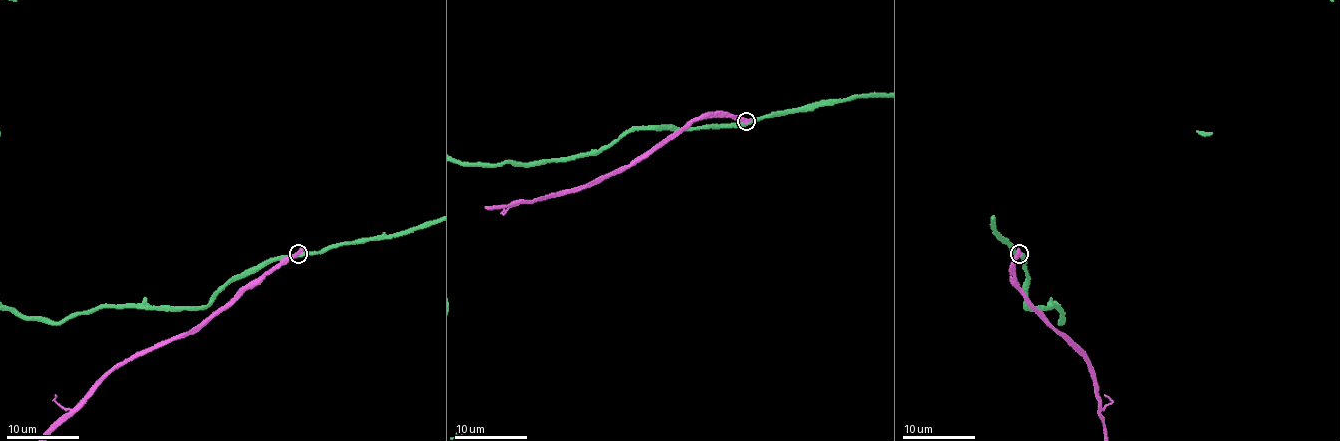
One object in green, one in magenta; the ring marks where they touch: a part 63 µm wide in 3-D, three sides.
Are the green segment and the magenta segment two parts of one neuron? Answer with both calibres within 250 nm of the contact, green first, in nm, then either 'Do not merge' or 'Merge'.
Thickness 400 nm (green) against 500 nm. Do not merge

